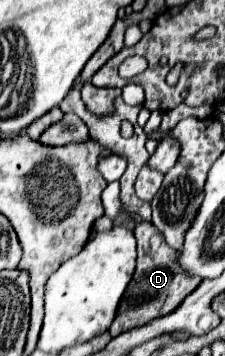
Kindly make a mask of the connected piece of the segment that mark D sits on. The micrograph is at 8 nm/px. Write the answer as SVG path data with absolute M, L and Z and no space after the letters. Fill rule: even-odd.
M146 220L136 224L134 236L138 240L138 264L136 264L132 284L128 286L128 292L124 294L124 300L120 302L116 320L108 328L110 336L118 336L120 332L124 332L128 328L146 324L156 316L164 316L164 314L172 312L172 308L176 308L192 292L192 288L196 288L200 282L200 278L186 278L180 272L180 266L174 262L176 250L172 250L166 244L164 236L160 236L160 230L154 224L150 224Z

